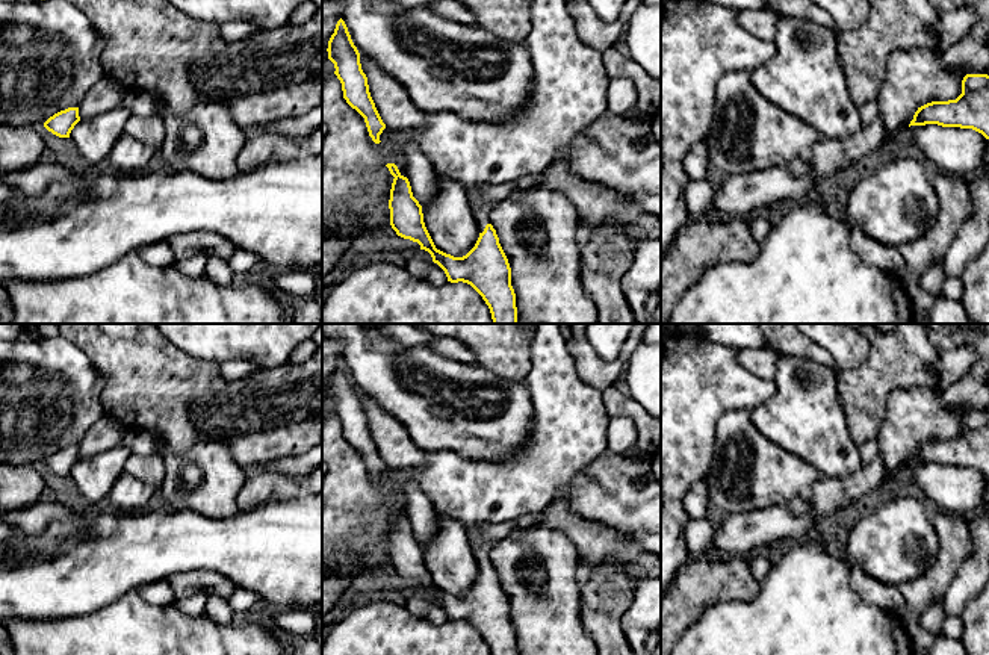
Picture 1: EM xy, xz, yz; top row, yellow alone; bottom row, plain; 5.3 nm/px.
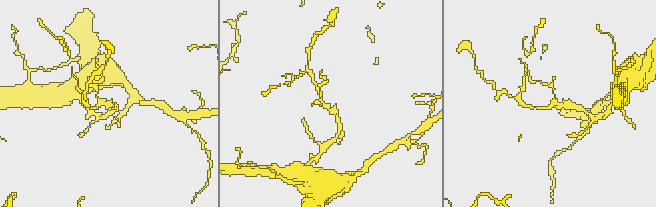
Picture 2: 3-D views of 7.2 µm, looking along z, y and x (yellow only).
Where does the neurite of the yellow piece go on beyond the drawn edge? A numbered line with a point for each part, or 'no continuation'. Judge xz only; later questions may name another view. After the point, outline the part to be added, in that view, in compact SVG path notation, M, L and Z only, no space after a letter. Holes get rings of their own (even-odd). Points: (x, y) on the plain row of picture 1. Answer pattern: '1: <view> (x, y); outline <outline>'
1: xz (481, 548); outline M481 525L467 528L467 539L476 557L479 572L482 572L485 564L490 563L488 554L490 554L490 549L498 543L498 540L481 540L479 526Z

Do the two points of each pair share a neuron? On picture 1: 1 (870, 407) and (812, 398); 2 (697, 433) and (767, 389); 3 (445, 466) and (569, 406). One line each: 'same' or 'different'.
1: different
2: same
3: same

